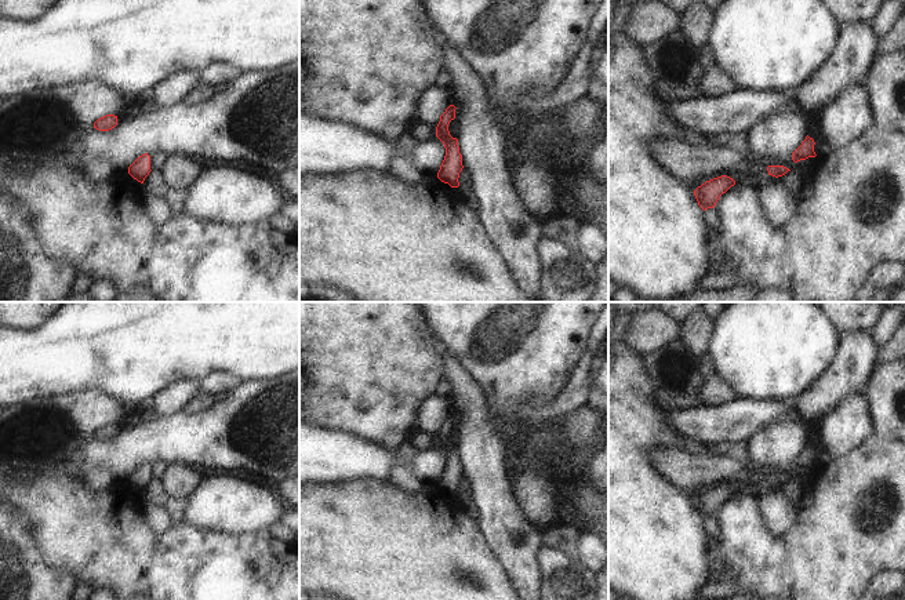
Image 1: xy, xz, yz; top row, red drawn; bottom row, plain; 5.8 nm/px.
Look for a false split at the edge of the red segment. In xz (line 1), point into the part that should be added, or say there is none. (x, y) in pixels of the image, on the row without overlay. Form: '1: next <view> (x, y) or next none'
1: next none

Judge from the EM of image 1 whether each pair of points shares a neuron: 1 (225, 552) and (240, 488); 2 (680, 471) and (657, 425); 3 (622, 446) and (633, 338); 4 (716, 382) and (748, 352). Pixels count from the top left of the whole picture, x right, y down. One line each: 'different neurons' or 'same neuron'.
1: different neurons
2: different neurons
3: different neurons
4: different neurons

